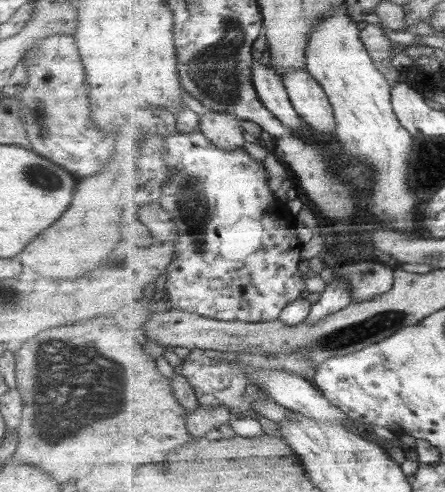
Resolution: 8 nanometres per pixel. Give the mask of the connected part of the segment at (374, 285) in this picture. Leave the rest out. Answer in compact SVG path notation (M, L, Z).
M379 260L351 261L333 270L334 278L344 278L353 289L353 303L375 300L394 288L395 268Z

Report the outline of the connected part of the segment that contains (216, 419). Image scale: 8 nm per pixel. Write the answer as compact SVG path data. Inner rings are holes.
M198 403L195 412L188 413L188 431L195 439L207 437L208 432L221 428L221 424L230 424L234 414L222 404L216 410L204 408Z

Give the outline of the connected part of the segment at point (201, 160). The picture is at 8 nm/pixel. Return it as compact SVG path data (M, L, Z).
M200 128L193 134L175 133L165 138L166 163L170 168L163 185L160 203L178 222L180 237L175 261L168 266L161 295L169 298L175 309L224 321L271 322L280 320L283 309L307 293L305 276L299 270L302 242L295 217L288 214L267 185L267 168L244 149L233 152L219 149Z

